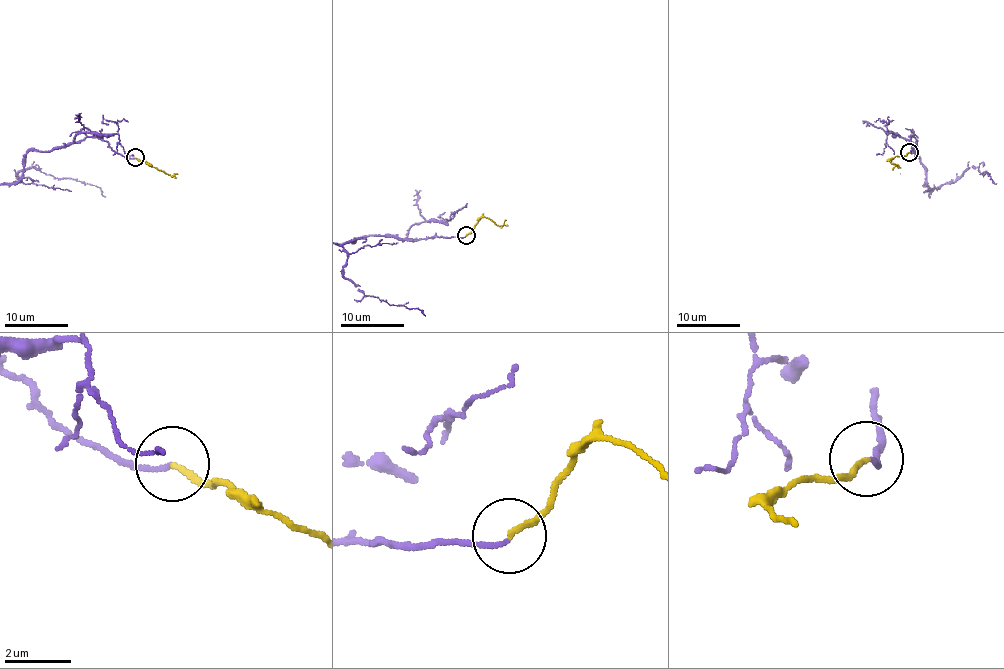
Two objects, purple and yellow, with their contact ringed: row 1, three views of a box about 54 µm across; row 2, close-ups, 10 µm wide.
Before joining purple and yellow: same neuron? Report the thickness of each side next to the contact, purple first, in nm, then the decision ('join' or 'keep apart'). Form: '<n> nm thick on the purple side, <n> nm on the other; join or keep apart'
140 nm thick on the purple side, 150 nm on the other; join

